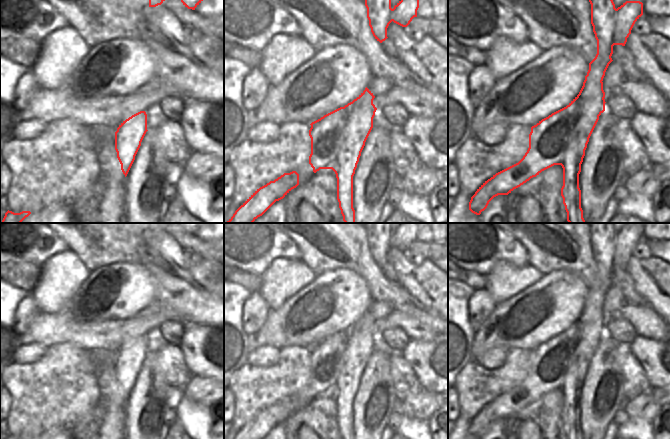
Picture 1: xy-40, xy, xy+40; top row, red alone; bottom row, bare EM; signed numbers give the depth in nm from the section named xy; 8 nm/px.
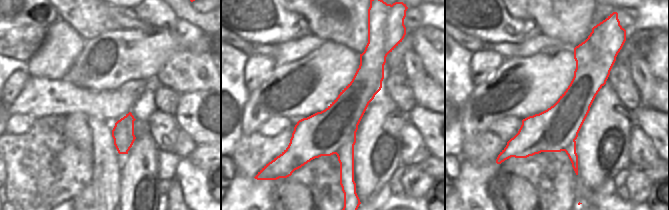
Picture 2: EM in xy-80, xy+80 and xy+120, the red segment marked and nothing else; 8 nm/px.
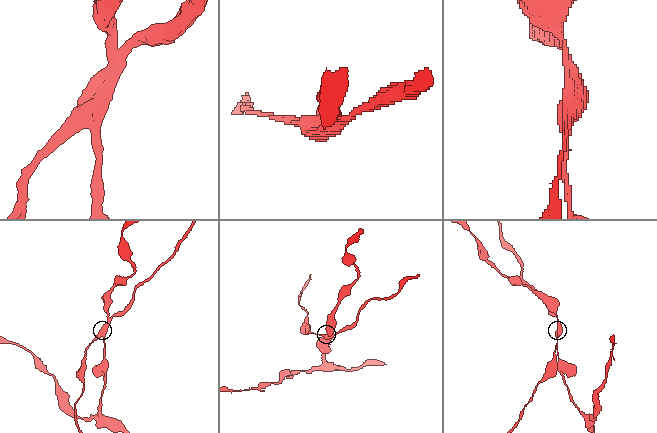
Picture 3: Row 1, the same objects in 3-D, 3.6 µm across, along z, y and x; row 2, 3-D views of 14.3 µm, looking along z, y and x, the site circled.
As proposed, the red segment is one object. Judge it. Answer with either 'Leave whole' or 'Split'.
Split.

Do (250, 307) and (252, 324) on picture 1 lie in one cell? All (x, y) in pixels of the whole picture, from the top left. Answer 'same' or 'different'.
same

